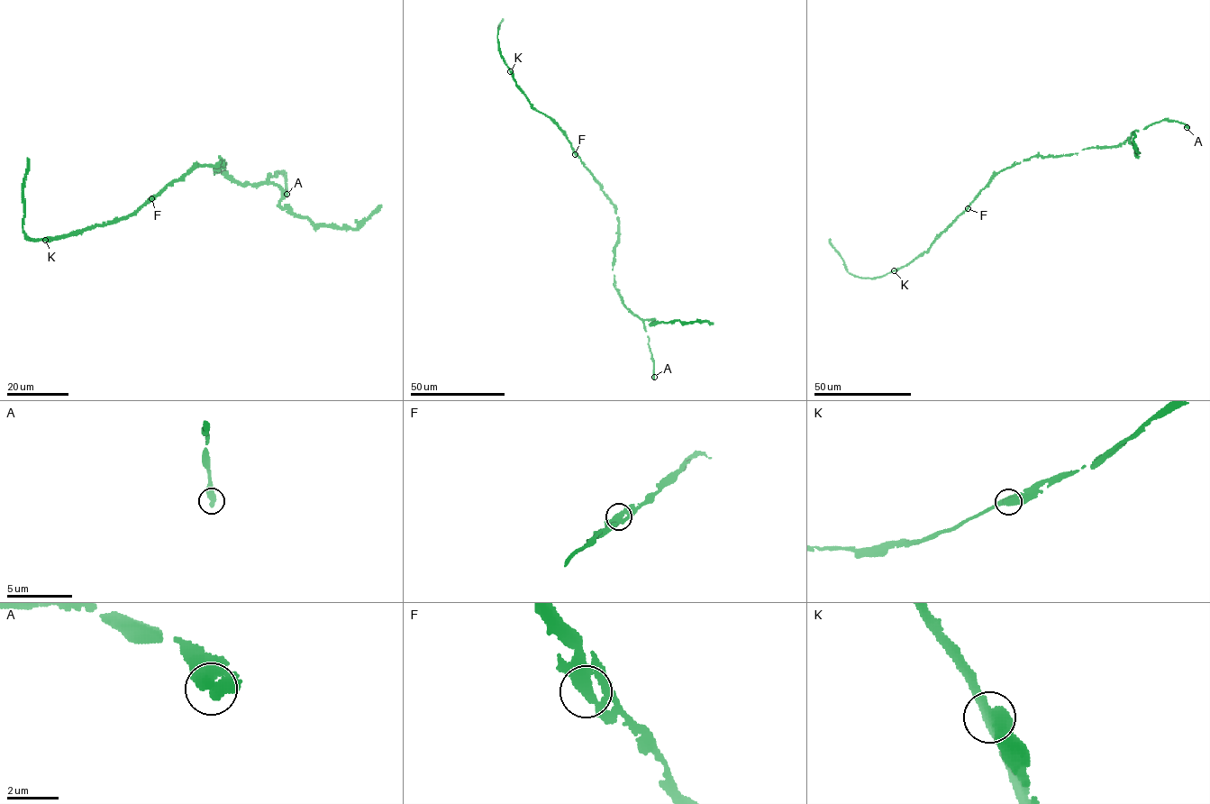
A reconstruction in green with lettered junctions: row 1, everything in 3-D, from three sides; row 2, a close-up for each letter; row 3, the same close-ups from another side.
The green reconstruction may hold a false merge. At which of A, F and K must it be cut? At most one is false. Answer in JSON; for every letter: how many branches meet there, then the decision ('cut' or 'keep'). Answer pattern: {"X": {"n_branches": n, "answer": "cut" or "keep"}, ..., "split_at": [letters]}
{"A": {"n_branches": 1, "answer": "keep"}, "F": {"n_branches": 1, "answer": "keep"}, "K": {"n_branches": 2, "answer": "keep"}, "split_at": []}

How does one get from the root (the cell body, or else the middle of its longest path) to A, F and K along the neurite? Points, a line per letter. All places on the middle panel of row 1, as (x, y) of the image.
A: (602, 189), (614, 208), (619, 226), (612, 270), (614, 287), (623, 304), (642, 322), (652, 356), (654, 377)
F: (602, 189), (575, 153)
K: (602, 189), (562, 131), (550, 118), (533, 108), (510, 71)

